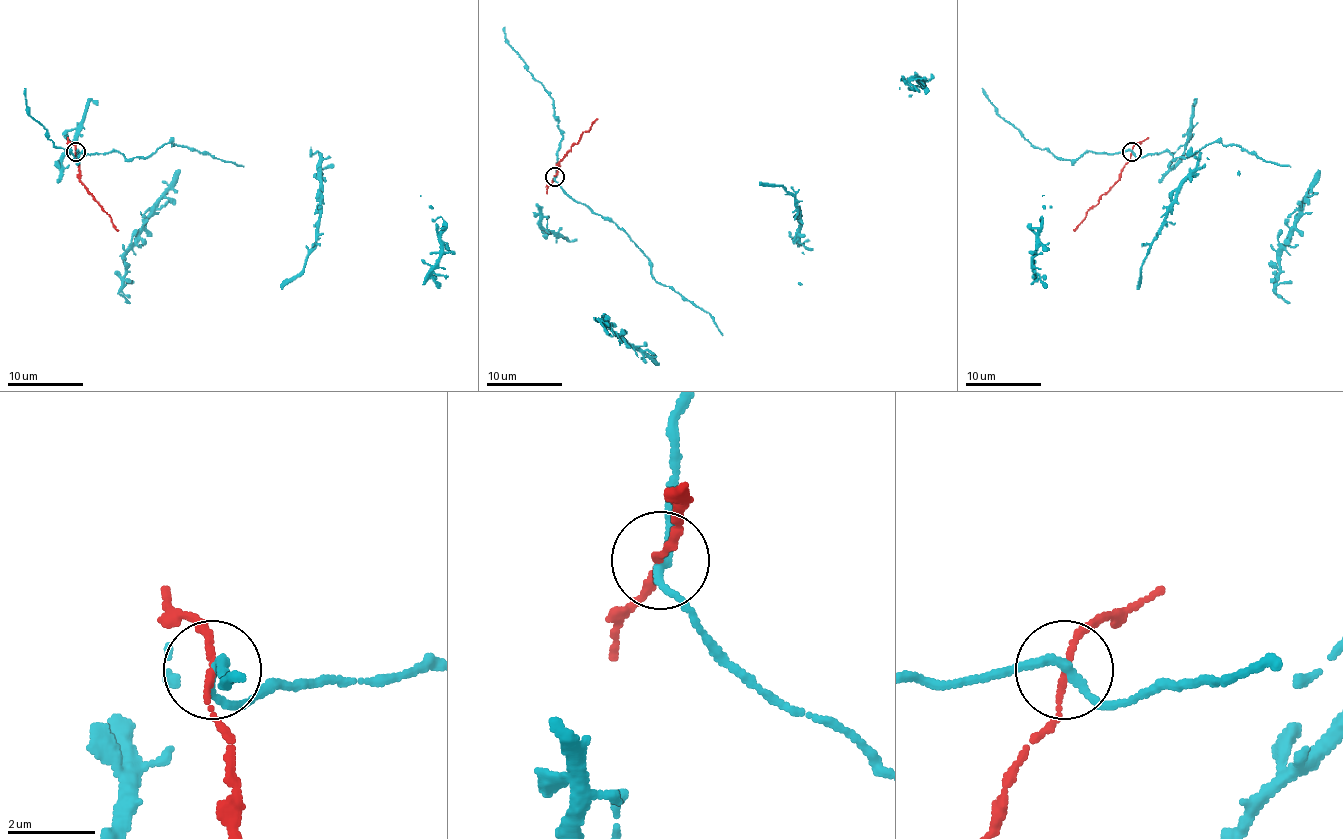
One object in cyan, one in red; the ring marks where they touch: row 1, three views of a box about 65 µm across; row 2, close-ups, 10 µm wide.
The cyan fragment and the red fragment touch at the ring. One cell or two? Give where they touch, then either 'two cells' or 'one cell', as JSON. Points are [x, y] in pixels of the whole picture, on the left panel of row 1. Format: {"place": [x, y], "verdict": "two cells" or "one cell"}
{"place": [76, 151], "verdict": "two cells"}

